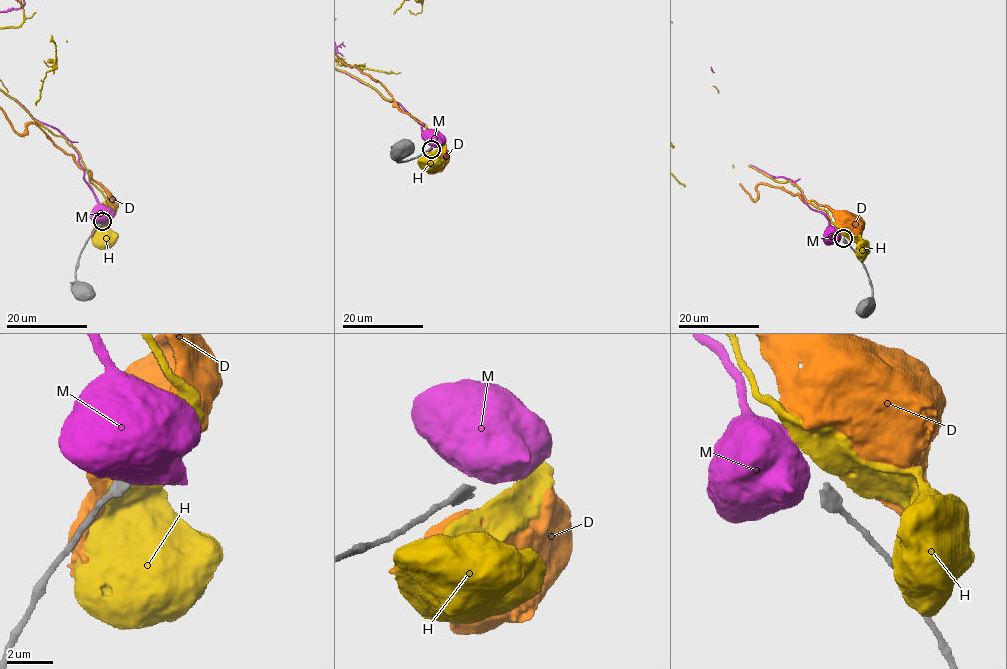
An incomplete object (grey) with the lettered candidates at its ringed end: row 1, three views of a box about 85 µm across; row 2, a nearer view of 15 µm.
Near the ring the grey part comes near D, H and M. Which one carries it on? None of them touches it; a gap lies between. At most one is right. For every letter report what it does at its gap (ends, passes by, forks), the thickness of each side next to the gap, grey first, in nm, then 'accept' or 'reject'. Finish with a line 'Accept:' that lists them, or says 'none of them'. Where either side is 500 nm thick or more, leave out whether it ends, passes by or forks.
D: 400 nm thick on the grey side, 950 nm on the other; reject
H: 400 nm thick on the grey side, 550 nm on the other; reject
M: 400 nm thick on the grey side, 950 nm on the other; reject
Accept: none of them

